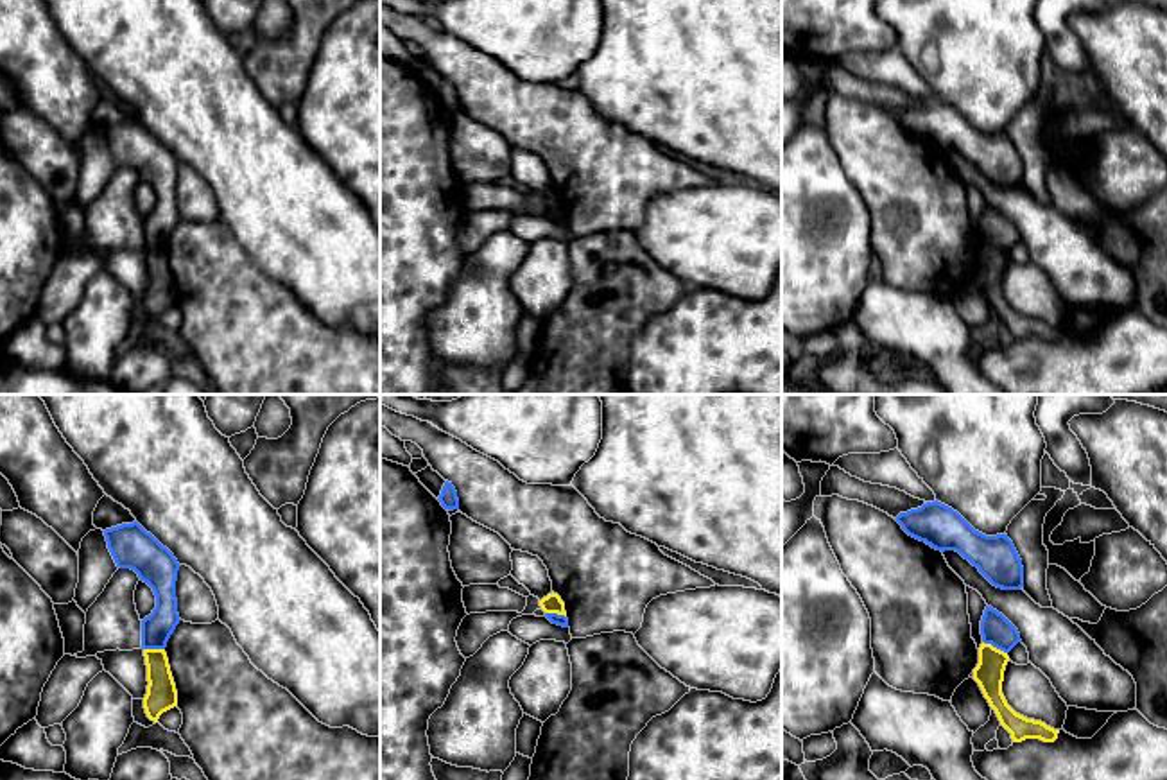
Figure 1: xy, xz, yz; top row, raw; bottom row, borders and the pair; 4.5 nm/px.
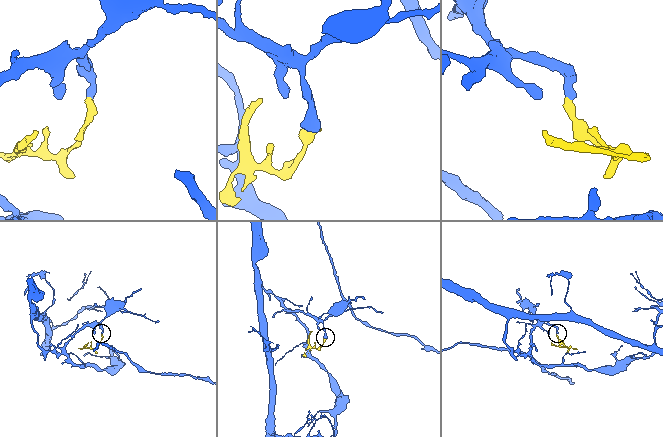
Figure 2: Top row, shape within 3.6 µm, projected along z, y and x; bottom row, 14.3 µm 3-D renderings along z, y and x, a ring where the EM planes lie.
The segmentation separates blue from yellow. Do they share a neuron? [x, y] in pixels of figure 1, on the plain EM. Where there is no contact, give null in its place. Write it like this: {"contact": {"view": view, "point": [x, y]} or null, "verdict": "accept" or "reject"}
{"contact": {"view": "yz", "point": [995, 244]}, "verdict": "reject"}

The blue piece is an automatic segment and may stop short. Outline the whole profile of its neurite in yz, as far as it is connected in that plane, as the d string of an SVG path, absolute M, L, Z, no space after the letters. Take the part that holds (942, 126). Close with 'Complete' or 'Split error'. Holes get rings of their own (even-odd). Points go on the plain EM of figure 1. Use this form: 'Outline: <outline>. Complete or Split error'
Outline: M934 99L895 117L902 127L936 149L955 149L997 186L1024 185L1022 158L1007 133L986 134L957 109Z. Complete

